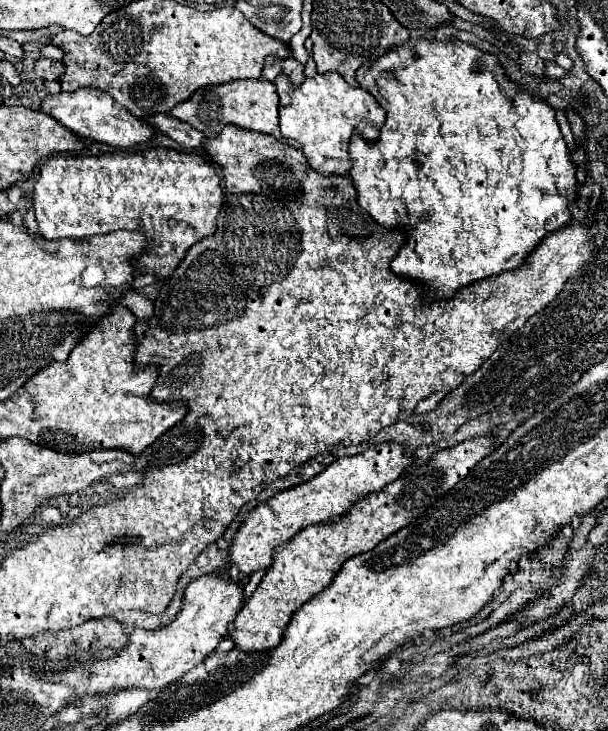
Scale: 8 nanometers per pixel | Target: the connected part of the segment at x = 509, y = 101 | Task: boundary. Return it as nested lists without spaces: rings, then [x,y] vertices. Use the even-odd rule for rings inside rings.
[[[408,41],[402,47],[396,47],[392,51],[386,51],[378,61],[362,67],[358,71],[358,83],[362,89],[366,89],[386,111],[386,123],[380,129],[380,137],[376,143],[368,143],[360,139],[358,135],[352,137],[350,143],[350,157],[352,157],[352,169],[350,179],[356,187],[356,201],[358,205],[384,229],[404,229],[406,239],[400,247],[398,255],[390,263],[392,273],[406,277],[410,281],[420,283],[426,289],[426,295],[430,301],[448,299],[454,295],[454,291],[482,281],[486,277],[500,275],[504,271],[514,271],[522,263],[526,263],[526,257],[536,249],[536,245],[550,233],[566,227],[572,221],[572,213],[568,205],[576,199],[576,167],[570,161],[570,151],[562,139],[560,127],[556,123],[554,109],[544,103],[538,97],[532,97],[522,87],[514,85],[508,77],[504,77],[502,67],[498,63],[498,57],[478,51],[476,47],[462,43],[462,41]]]

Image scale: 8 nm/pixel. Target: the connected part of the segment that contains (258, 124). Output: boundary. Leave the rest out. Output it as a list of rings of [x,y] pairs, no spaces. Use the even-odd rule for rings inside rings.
[[[238,79],[216,87],[198,89],[188,101],[176,105],[170,115],[178,121],[192,125],[204,137],[216,137],[224,125],[236,125],[248,131],[260,131],[286,141],[278,129],[278,95],[274,83],[266,79]]]

